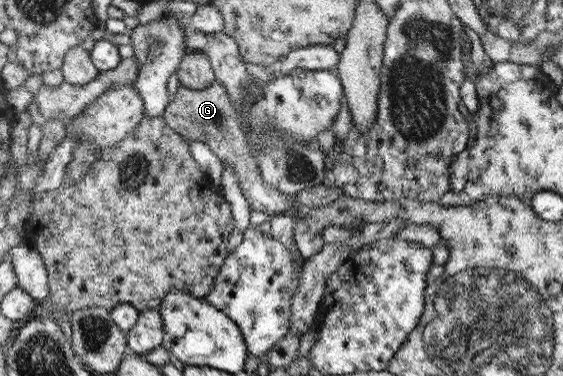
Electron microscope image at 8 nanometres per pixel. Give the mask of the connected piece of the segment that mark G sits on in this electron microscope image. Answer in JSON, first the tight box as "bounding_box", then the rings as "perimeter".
{"bounding_box":[165,79,300,219],"perimeter":[[[215,79],[204,89],[195,90],[182,85],[172,96],[168,96],[165,111],[166,123],[174,132],[179,132],[190,141],[204,143],[212,149],[224,167],[230,167],[236,176],[237,182],[242,188],[244,198],[249,202],[253,210],[263,211],[268,215],[284,215],[287,211],[293,211],[293,219],[300,218],[300,209],[291,210],[288,197],[280,193],[274,186],[265,185],[257,163],[253,161],[248,139],[241,129],[237,111],[228,94],[227,89],[220,80]]]}

